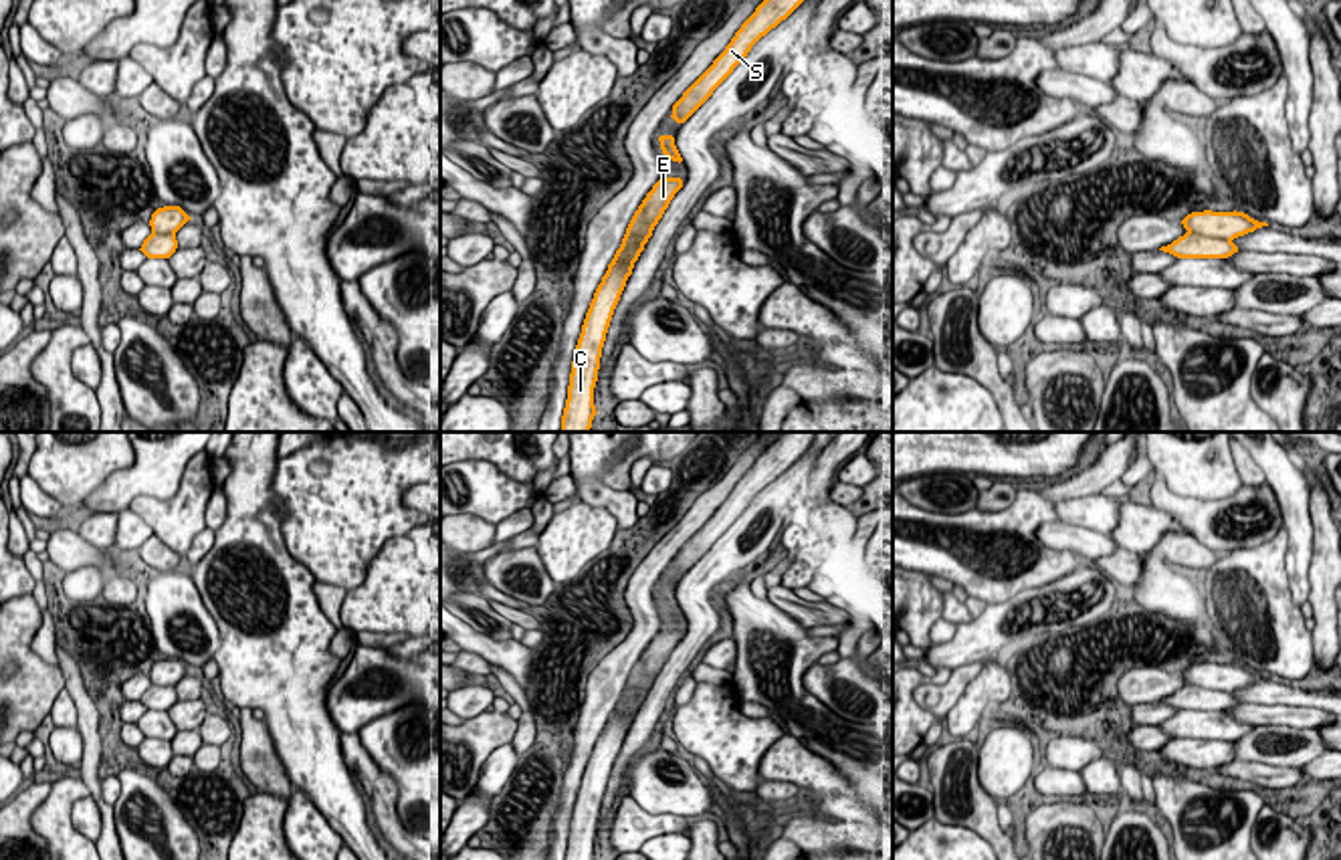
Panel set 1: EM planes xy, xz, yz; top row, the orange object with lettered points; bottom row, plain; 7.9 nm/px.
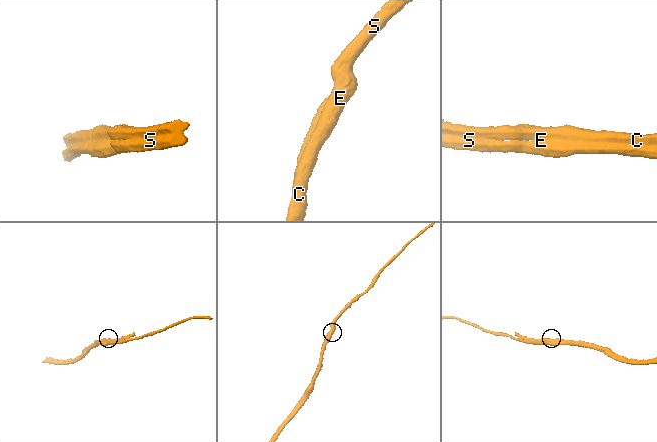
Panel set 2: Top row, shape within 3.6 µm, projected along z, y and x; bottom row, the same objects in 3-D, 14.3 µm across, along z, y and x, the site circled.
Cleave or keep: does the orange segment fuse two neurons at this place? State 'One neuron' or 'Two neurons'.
One neuron

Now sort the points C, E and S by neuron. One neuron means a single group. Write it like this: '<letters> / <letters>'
C E S

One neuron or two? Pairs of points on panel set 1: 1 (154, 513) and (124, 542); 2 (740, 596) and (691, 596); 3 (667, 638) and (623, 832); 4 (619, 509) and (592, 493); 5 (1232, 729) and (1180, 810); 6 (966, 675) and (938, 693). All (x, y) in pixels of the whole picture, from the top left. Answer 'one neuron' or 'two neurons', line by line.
1: two neurons
2: two neurons
3: two neurons
4: one neuron
5: two neurons
6: one neuron

